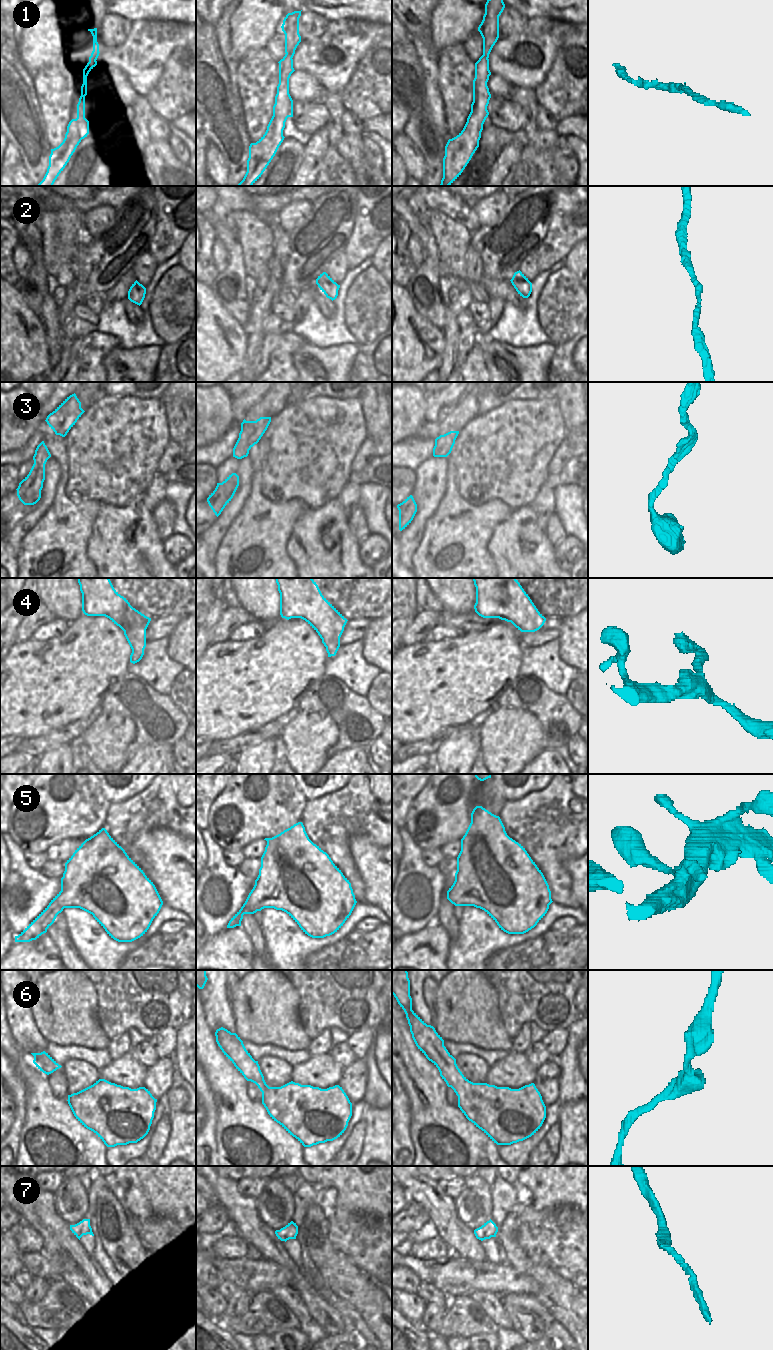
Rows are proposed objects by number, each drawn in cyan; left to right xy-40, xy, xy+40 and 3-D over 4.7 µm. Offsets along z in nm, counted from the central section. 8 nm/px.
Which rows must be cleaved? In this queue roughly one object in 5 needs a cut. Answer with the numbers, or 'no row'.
no row

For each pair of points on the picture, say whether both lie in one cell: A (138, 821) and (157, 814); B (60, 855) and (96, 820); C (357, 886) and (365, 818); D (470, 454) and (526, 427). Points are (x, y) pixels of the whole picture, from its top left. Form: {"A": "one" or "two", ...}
{"A": "one", "B": "two", "C": "one", "D": "one"}

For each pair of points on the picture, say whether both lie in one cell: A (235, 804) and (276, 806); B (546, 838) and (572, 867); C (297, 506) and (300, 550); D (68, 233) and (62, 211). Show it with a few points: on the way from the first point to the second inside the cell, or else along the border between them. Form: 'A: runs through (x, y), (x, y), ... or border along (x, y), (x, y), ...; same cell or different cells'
A: runs through (245, 804), (266, 804); same cell
B: border along (577, 858), (567, 865), (571, 886); different cells
C: border along (308, 507), (295, 522), (287, 539); different cells
D: runs through (68, 228), (67, 216); same cell

